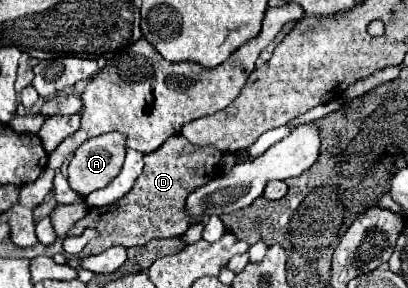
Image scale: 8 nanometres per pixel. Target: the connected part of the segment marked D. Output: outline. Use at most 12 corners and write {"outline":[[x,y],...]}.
{"outline":[[181,134],[145,154],[133,188],[89,208],[71,230],[99,238],[83,256],[117,244],[183,236],[185,196],[207,184],[221,152]]}

